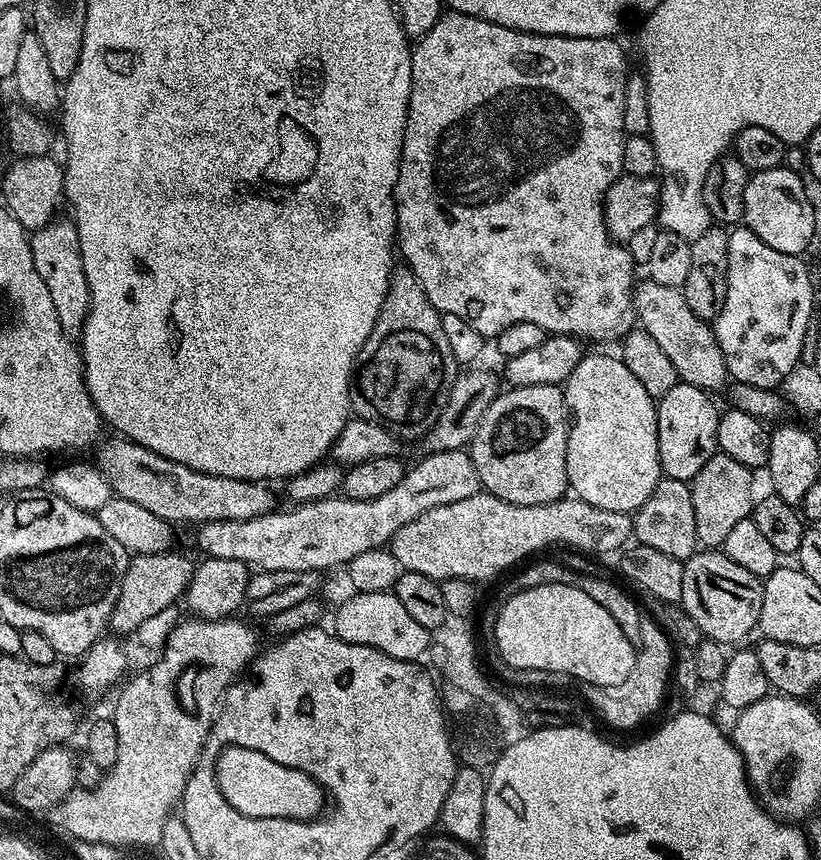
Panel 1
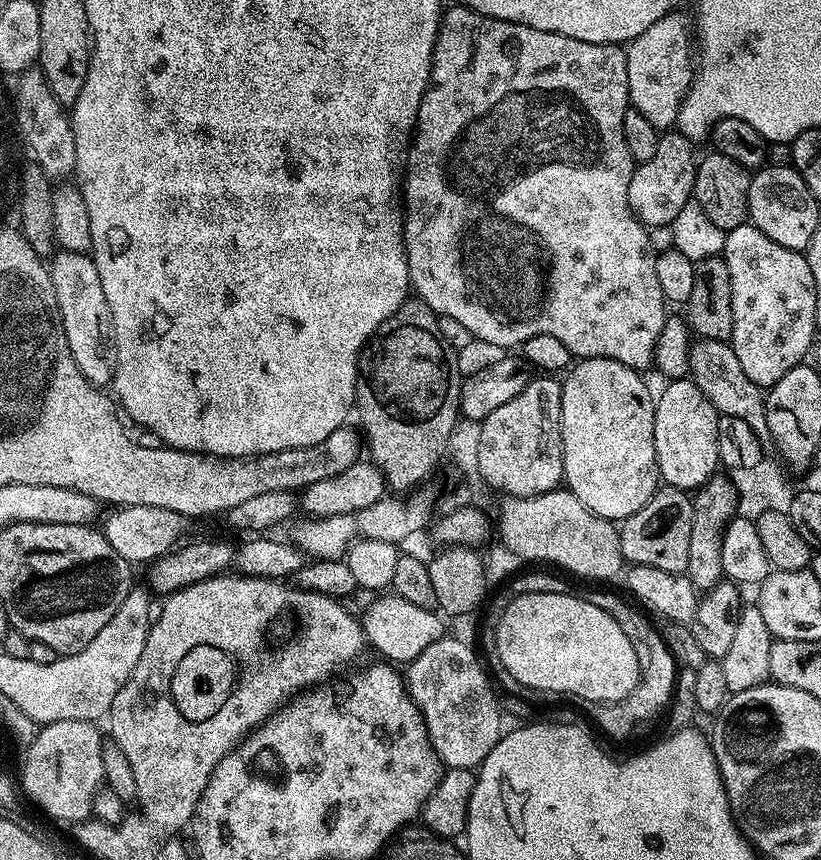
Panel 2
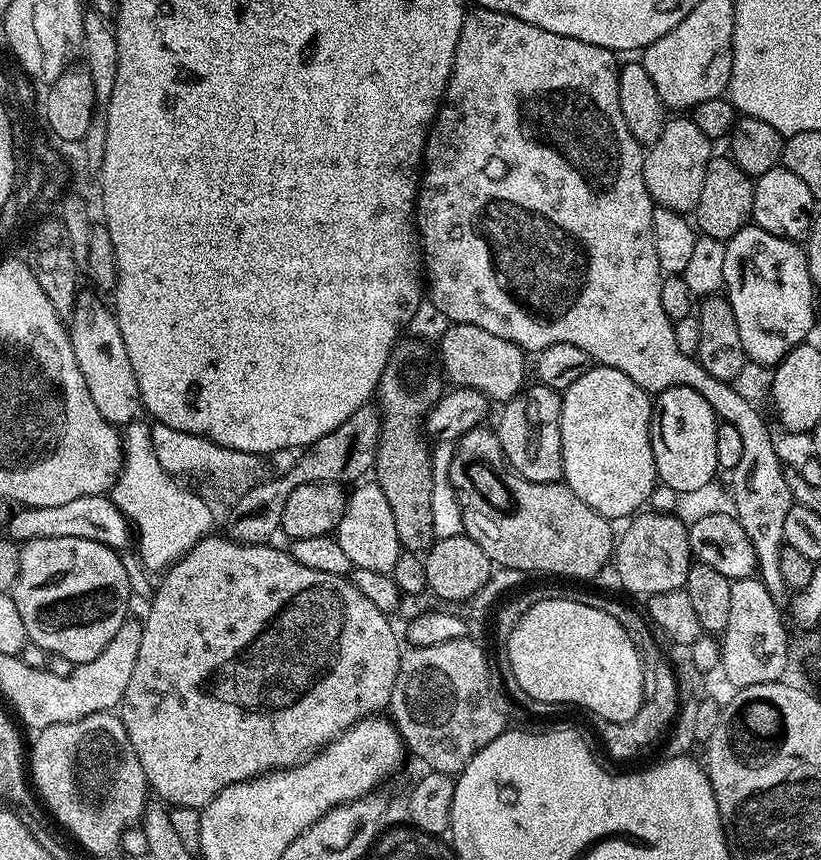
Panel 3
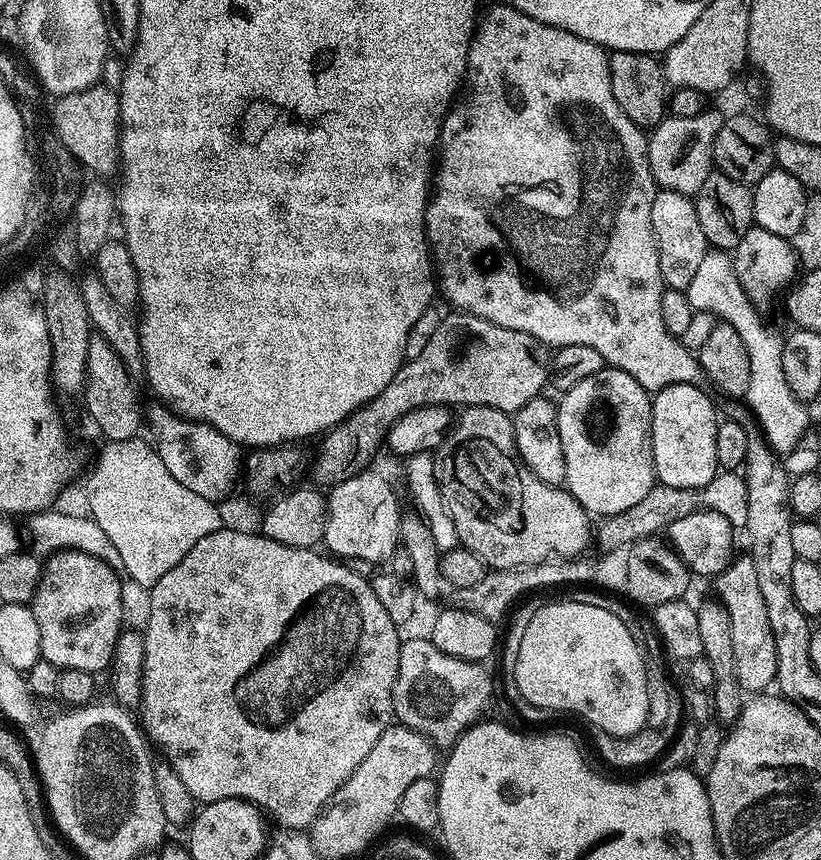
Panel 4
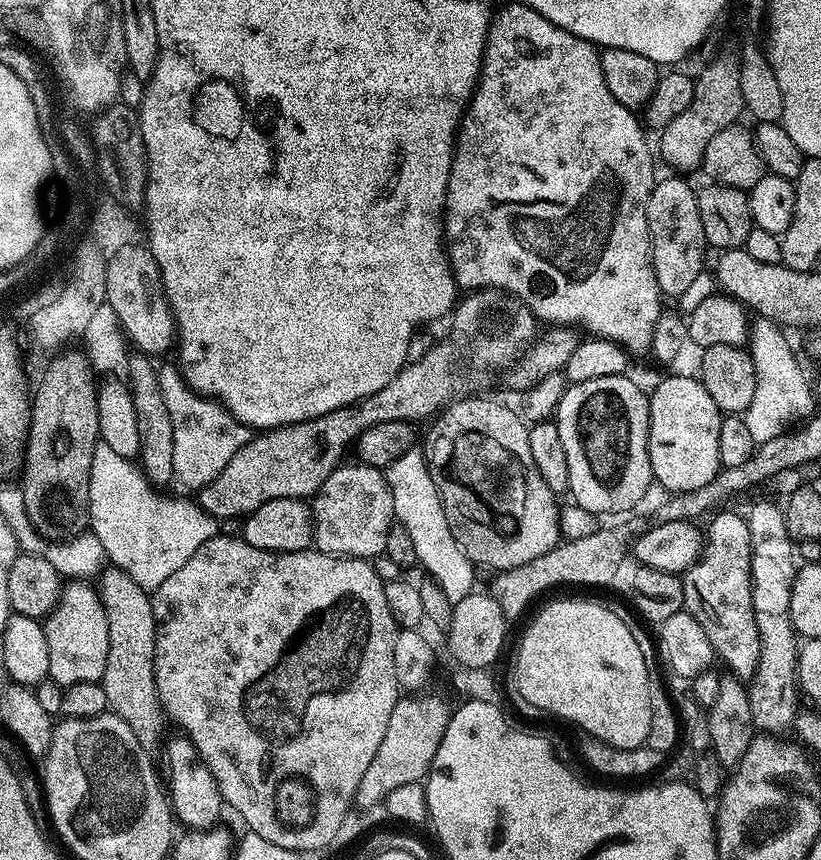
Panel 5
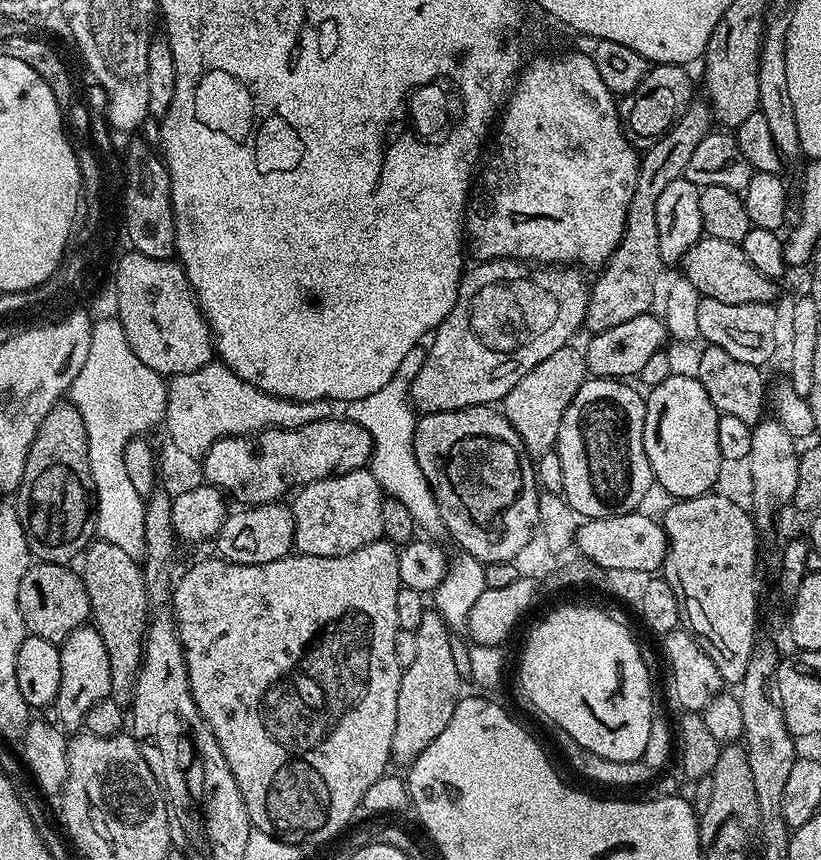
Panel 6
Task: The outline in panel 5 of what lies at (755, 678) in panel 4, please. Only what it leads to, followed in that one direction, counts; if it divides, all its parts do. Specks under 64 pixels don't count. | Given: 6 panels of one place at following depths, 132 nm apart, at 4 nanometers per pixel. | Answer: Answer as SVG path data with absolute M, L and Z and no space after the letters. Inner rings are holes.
M717 511L712 521L708 524L708 532L706 528L706 535L702 540L702 547L700 549L700 557L696 559L694 564L682 573L682 590L684 591L684 606L683 611L689 612L694 618L698 618L698 622L702 626L702 630L706 630L706 638L710 638L710 646L716 651L716 660L719 663L724 663L729 668L733 677L739 678L741 681L748 682L755 672L755 666L758 665L759 656L759 640L758 629L755 621L755 610L751 600L751 544L750 544L750 530L748 529L748 521L743 515L736 512L722 512Z

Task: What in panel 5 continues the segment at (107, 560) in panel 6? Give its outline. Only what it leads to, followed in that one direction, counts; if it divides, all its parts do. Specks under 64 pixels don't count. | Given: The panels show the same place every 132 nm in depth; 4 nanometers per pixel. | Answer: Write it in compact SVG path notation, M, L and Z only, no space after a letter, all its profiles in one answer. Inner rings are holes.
M108 566L99 573L98 591L100 601L106 610L106 626L110 626L110 646L106 650L106 670L104 671L103 686L106 690L106 702L111 715L122 718L130 730L134 730L134 738L145 746L159 745L160 735L164 732L166 713L160 706L160 695L156 689L154 678L154 654L156 653L156 615L152 609L152 596L130 574L115 566Z

